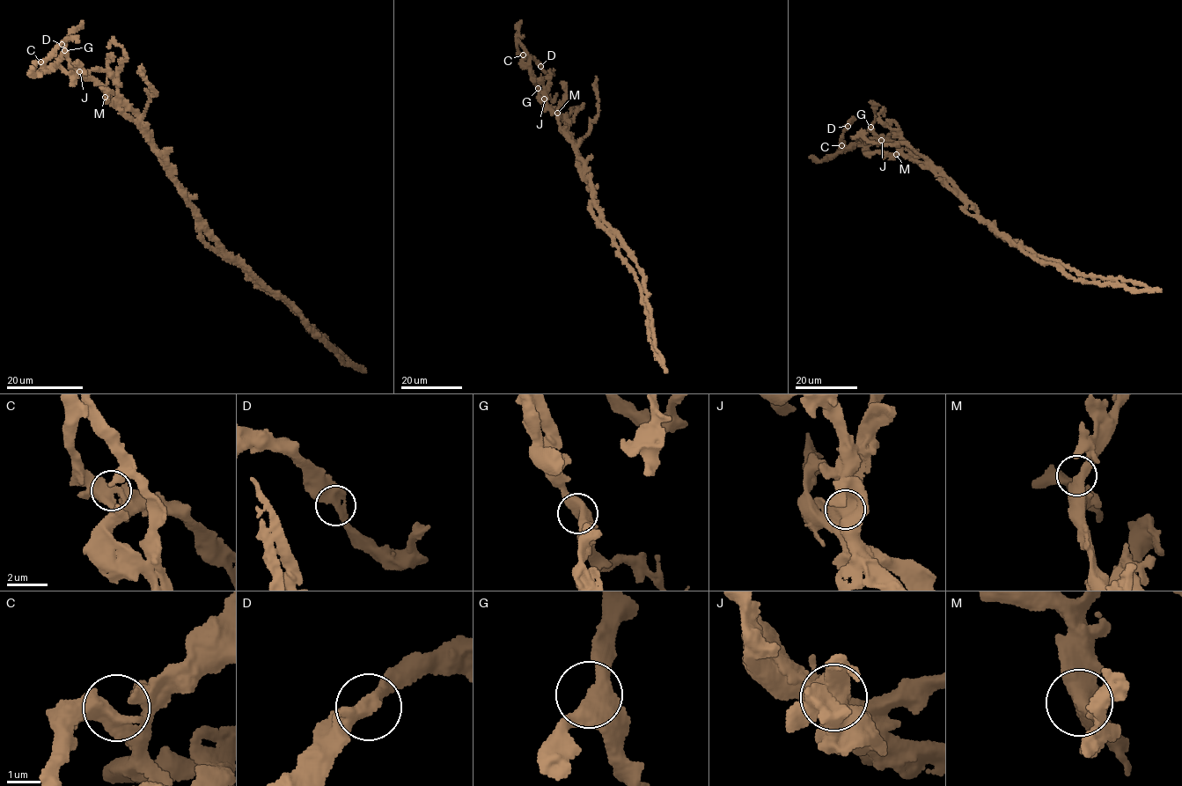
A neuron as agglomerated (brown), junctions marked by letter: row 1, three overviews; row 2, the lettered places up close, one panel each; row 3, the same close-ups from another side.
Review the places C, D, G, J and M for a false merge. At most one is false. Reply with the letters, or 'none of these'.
J

